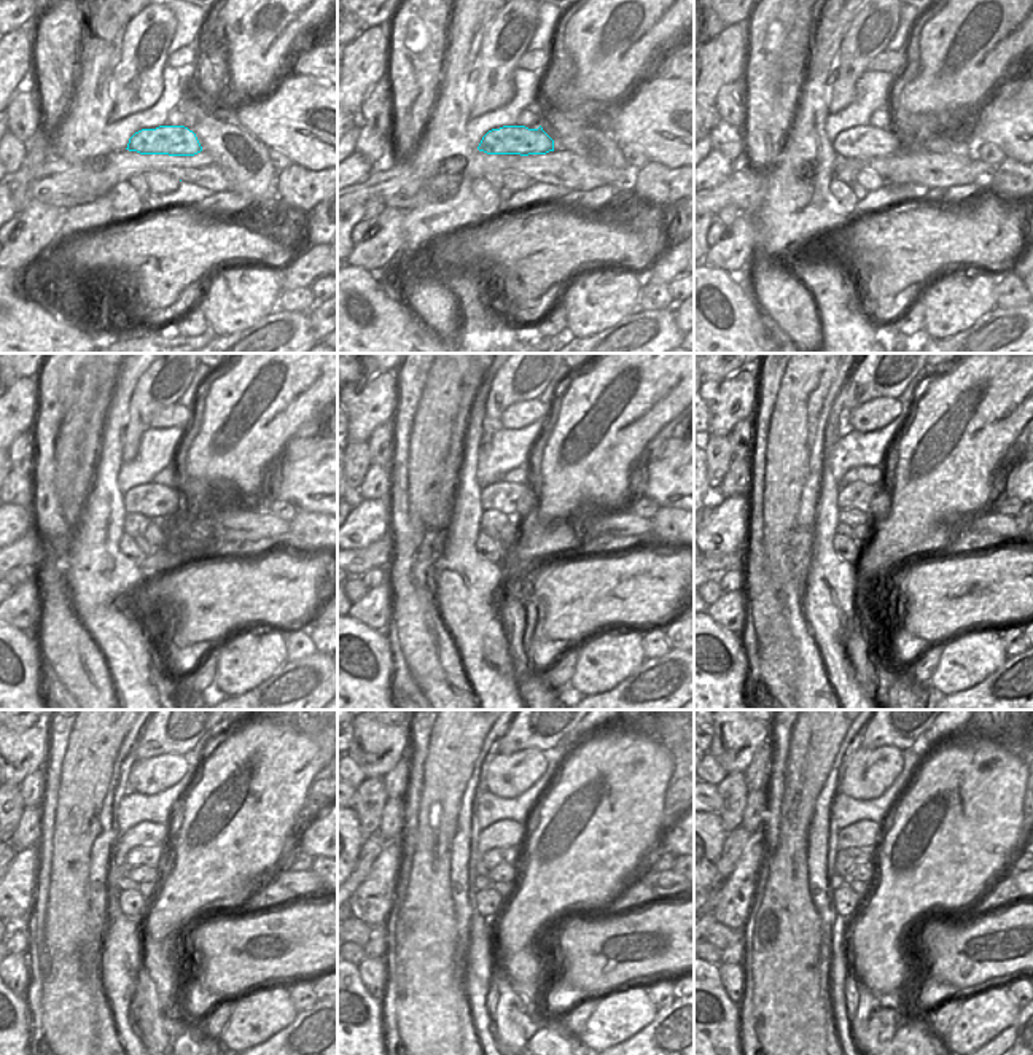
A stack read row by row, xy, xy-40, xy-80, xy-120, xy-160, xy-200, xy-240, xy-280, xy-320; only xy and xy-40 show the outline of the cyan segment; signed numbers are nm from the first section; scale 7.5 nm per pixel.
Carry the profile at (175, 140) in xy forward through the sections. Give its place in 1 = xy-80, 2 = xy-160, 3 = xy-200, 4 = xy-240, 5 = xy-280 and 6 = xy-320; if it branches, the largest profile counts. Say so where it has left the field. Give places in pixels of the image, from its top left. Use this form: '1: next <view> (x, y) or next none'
1: next xy-80 (861, 142)
2: next xy-160 (503, 497)
3: next xy-200 (858, 495)
4: next xy-240 (142, 855)
5: next xy-280 (492, 858)
6: next xy-320 (845, 860)

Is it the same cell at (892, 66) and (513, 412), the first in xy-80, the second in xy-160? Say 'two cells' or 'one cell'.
one cell

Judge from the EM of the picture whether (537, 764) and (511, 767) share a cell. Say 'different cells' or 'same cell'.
same cell

